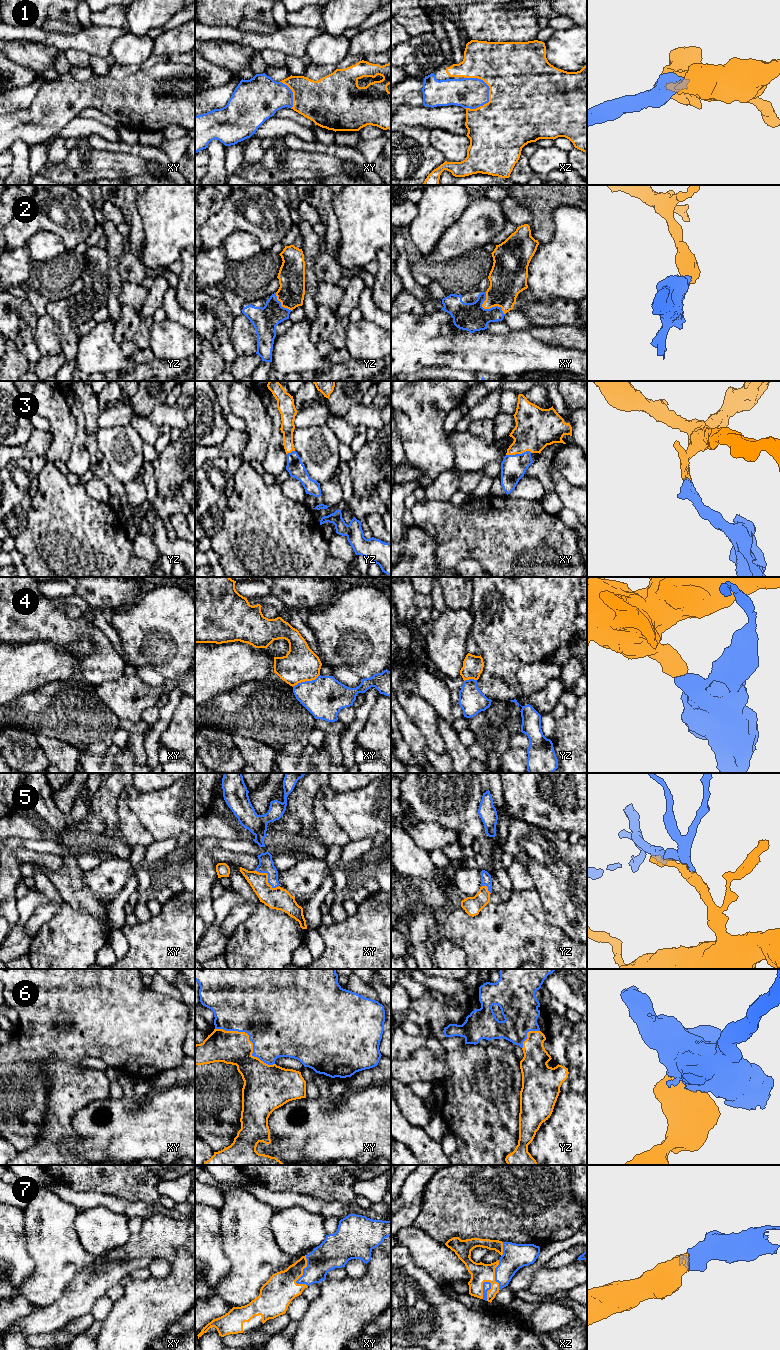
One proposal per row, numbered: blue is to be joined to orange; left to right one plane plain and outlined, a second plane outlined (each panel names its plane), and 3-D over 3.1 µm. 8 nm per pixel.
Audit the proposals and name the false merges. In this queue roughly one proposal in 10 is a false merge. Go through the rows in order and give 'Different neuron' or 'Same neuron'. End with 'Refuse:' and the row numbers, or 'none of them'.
1: Same neuron
2: Same neuron
3: Same neuron
4: Different neuron
5: Same neuron
6: Same neuron
7: Same neuron
Refuse: 4

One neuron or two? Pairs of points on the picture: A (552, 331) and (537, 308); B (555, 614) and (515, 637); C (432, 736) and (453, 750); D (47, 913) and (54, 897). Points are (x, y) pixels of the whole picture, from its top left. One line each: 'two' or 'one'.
A: two
B: one
C: two
D: one

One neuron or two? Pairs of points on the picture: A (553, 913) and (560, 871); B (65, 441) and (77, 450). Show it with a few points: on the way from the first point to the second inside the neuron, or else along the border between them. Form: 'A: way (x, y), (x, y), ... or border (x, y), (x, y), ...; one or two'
A: way (560, 903), (560, 881); one
B: border (78, 429), (70, 455), (65, 461); two

